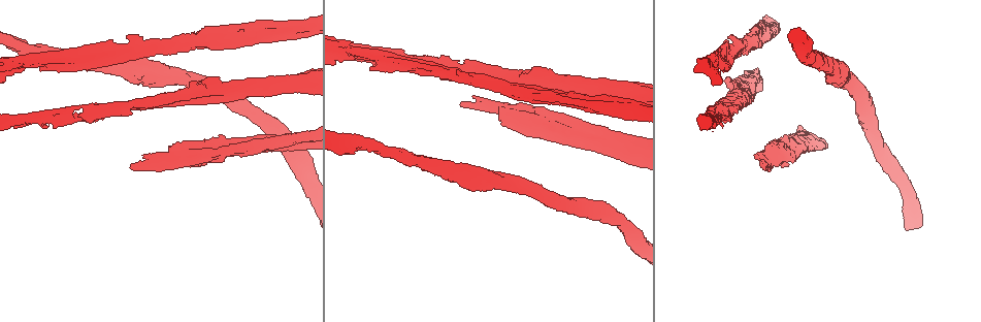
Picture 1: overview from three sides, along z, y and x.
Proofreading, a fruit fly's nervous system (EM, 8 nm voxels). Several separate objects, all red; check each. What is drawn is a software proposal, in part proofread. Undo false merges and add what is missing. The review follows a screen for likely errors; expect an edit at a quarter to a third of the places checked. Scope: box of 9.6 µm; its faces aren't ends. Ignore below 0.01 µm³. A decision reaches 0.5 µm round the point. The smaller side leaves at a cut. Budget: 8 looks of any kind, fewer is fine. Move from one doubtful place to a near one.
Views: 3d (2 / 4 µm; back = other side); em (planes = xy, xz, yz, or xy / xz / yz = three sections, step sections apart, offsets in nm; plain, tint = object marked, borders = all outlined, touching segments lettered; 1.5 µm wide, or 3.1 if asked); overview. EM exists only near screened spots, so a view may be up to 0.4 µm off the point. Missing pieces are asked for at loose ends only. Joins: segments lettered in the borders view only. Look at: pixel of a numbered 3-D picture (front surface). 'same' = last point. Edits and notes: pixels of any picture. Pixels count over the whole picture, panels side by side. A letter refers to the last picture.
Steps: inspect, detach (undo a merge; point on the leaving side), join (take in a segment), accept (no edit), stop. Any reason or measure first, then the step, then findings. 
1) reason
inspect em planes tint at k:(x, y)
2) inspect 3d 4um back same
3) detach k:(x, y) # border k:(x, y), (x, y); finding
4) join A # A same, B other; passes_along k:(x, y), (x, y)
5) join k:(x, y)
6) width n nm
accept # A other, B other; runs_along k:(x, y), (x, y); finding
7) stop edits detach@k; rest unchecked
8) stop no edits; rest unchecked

free end
inspect 3d 2um at 1:(39, 70)

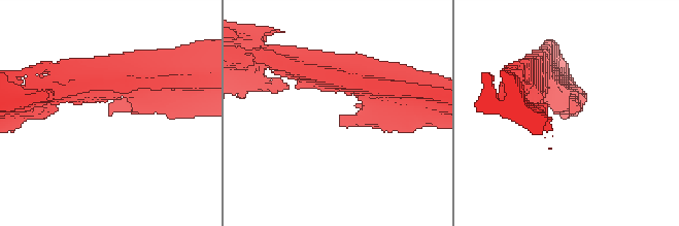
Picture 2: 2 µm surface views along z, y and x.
inspect em planes borders at 2:(108, 115)

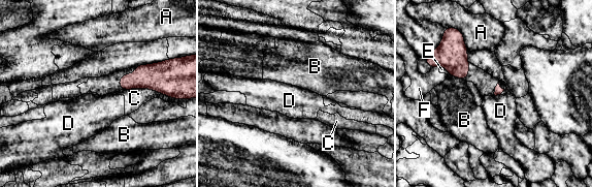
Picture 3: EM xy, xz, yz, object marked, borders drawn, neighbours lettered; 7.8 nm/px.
accept # A other, B other, C other, D other, E other, F other; border 3:(494, 94), (500, 95); none of them fits

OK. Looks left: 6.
branch stops here
inspect em planes borders at 1:(723, 43)

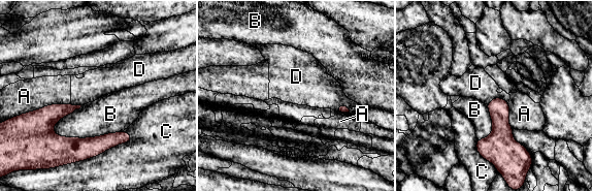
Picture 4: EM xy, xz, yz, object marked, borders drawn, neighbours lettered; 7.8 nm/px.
accept # A other, B other, C other, D other; border 4:(507, 102), (493, 98), (487, 104); none of them fits

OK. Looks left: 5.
an open end
inspect em xz step 4 borders at 1:(754, 98)

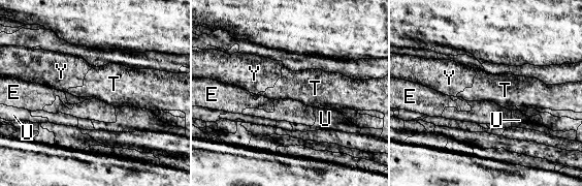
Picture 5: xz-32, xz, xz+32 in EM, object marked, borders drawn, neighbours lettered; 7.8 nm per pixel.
cut it another way
inspect em planes borders same

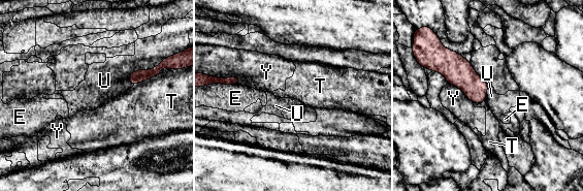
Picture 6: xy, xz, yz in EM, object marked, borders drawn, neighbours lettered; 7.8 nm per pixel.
longest_contact U 300 nm
accept # E other, T other, U other, Y other; border 6:(159, 63), (135, 70), (127, 81); no lettered segment goes on from it

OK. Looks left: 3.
stop no edits; rest unchecked

